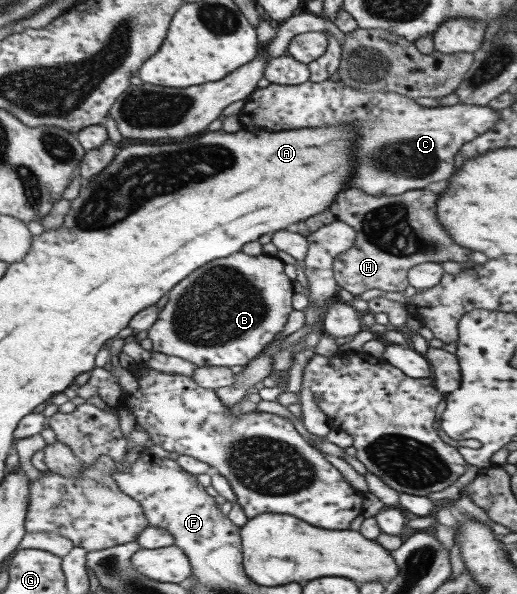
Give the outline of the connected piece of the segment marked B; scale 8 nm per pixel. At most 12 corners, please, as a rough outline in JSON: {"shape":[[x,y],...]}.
{"shape":[[242,250],[168,292],[152,350],[245,366],[294,311],[285,263]]}

